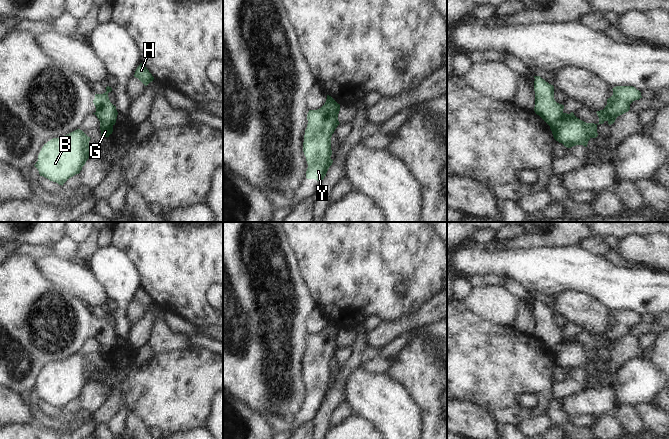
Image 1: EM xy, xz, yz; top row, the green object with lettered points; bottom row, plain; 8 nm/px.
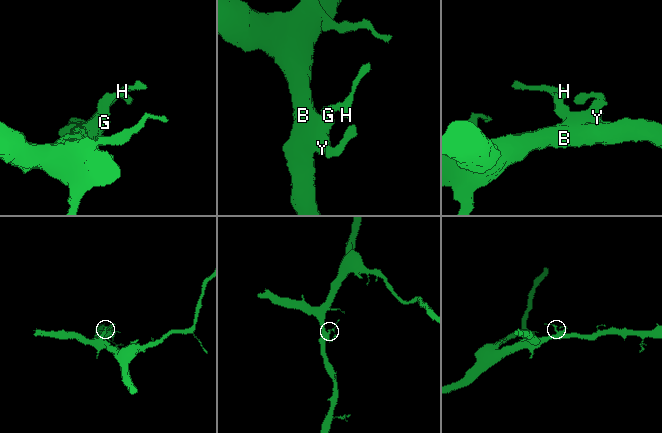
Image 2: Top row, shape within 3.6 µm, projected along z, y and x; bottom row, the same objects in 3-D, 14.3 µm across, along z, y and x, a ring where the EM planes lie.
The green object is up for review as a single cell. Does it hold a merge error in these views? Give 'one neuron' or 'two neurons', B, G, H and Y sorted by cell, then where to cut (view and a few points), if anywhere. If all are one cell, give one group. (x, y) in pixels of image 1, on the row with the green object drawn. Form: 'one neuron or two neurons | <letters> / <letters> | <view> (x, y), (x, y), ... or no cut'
two neurons | B G Y / H | xy (100, 120), (115, 122)

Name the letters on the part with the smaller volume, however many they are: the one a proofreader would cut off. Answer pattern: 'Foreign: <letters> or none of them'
Foreign: H

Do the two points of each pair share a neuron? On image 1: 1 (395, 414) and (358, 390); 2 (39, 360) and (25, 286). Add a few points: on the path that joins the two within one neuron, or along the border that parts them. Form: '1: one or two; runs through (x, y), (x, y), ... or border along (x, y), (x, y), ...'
1: one; runs through (386, 405), (377, 396), (367, 392)
2: one; runs through (23, 342), (23, 304)

